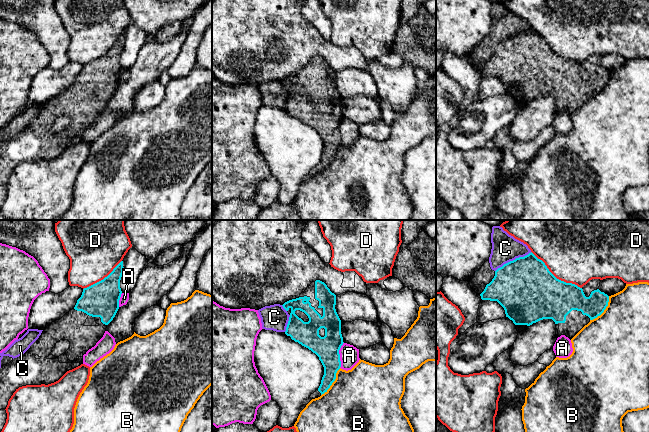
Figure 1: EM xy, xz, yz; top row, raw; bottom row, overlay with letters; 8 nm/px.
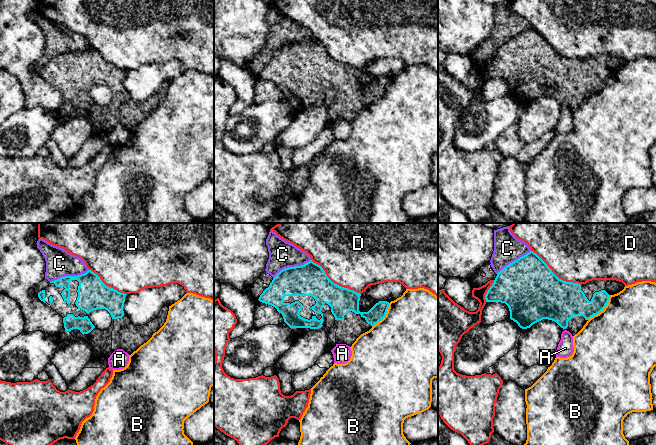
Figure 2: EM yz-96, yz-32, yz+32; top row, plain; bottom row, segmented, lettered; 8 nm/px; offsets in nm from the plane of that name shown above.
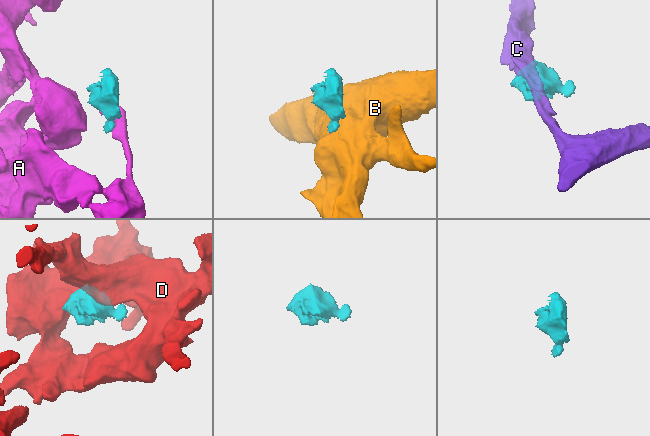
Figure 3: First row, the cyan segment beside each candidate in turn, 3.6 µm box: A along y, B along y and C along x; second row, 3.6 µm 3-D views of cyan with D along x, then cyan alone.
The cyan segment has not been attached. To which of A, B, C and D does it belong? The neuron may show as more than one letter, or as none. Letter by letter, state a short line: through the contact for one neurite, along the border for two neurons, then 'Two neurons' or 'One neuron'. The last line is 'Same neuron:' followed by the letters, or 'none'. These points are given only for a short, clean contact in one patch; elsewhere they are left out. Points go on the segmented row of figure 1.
A: Two neurons
B: Line: xz (340, 368), (336, 373), (335, 380), (321, 395). Two neurons
C: Two neurons
D: Two neurons
Same neuron: none

